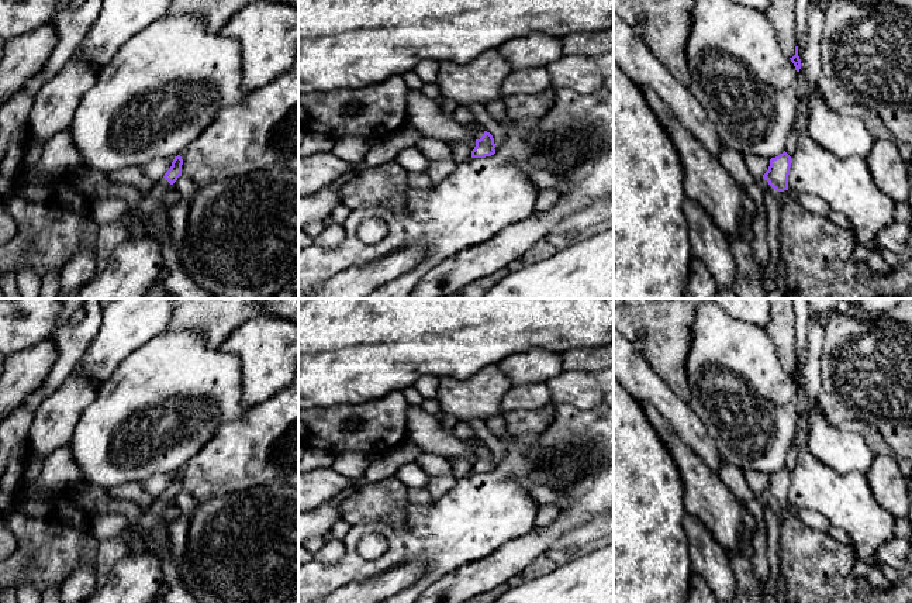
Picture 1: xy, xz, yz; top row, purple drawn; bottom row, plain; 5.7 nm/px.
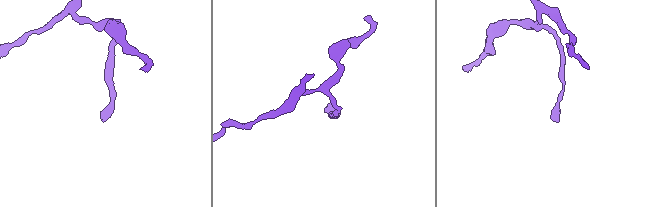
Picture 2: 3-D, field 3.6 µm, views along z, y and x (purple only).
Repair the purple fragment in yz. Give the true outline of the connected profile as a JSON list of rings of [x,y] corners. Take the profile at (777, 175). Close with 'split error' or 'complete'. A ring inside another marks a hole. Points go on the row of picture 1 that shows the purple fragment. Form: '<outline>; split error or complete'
[[[784,151],[775,158],[770,159],[768,170],[759,180],[759,185],[763,187],[764,193],[777,190],[788,190],[788,175],[791,168],[791,156]]]; split error

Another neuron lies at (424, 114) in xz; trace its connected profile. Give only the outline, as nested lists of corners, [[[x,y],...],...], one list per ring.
[[[421,90],[407,94],[407,124],[418,130],[422,137],[442,139],[448,144],[466,138],[464,127],[452,116],[441,110],[439,101],[426,97]]]

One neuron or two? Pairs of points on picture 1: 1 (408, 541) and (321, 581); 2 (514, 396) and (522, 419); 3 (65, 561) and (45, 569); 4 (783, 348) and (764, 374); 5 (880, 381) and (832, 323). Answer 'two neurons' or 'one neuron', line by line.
1: one neuron
2: two neurons
3: one neuron
4: two neurons
5: one neuron

